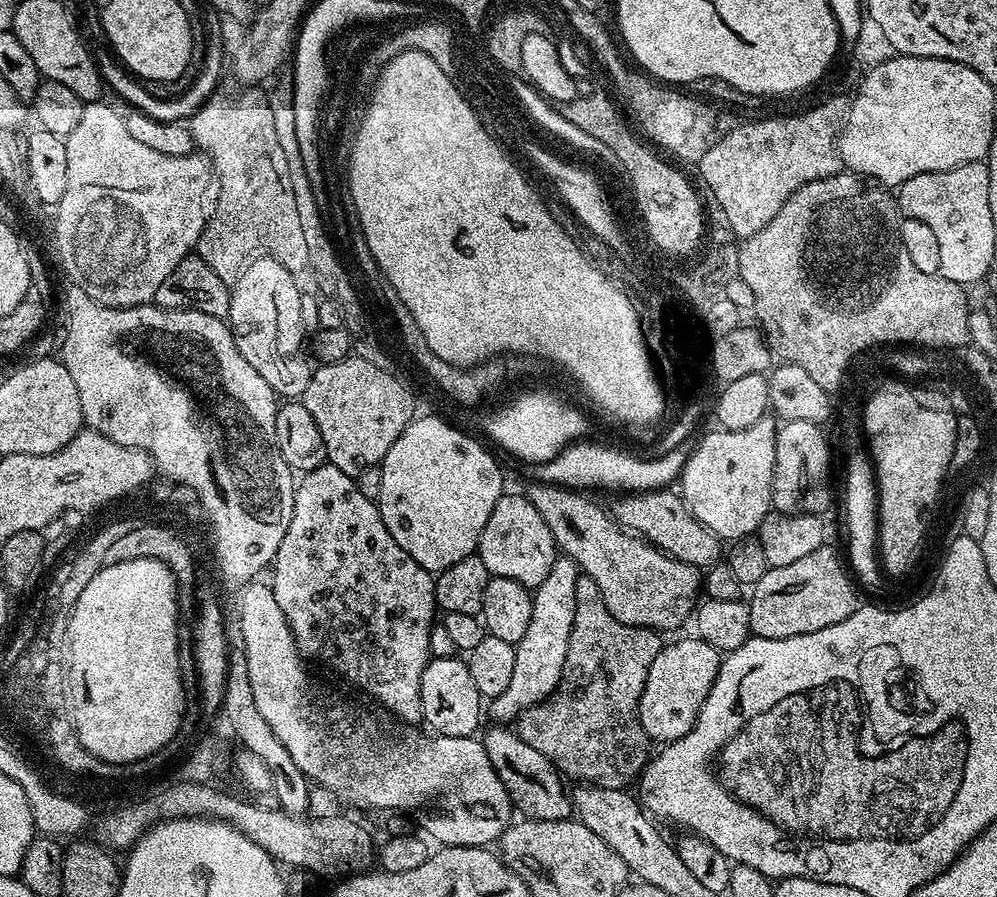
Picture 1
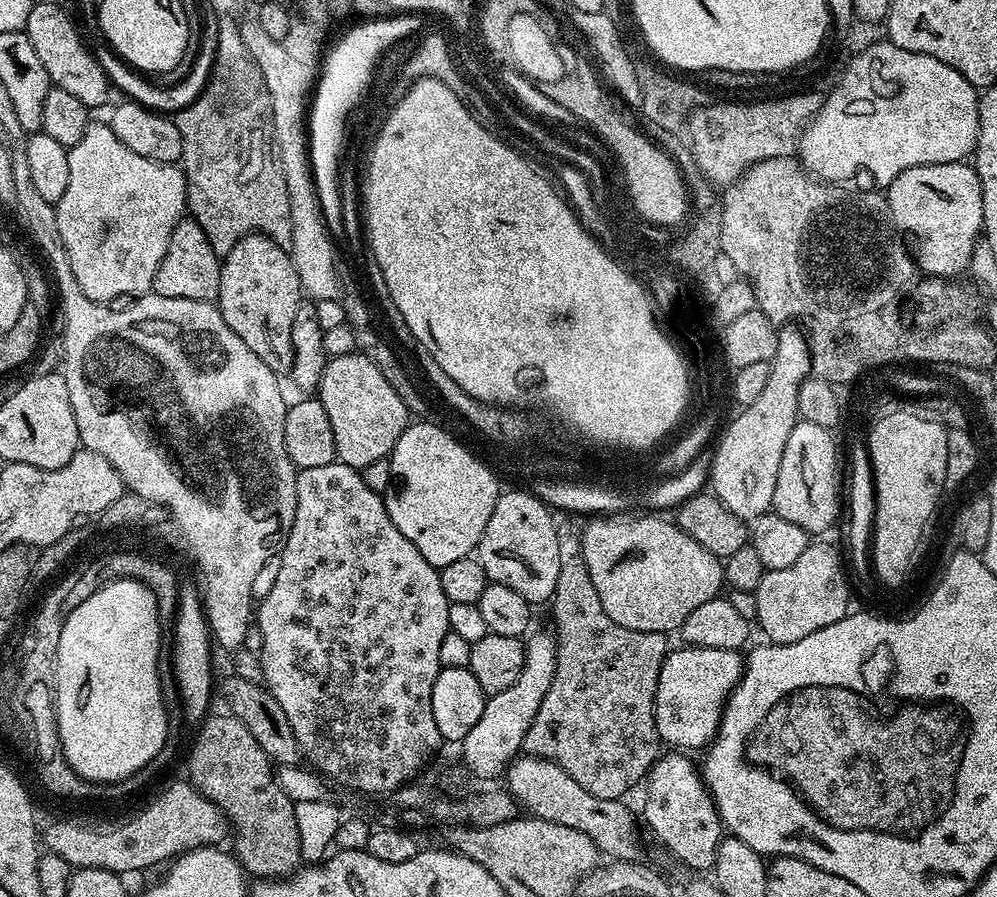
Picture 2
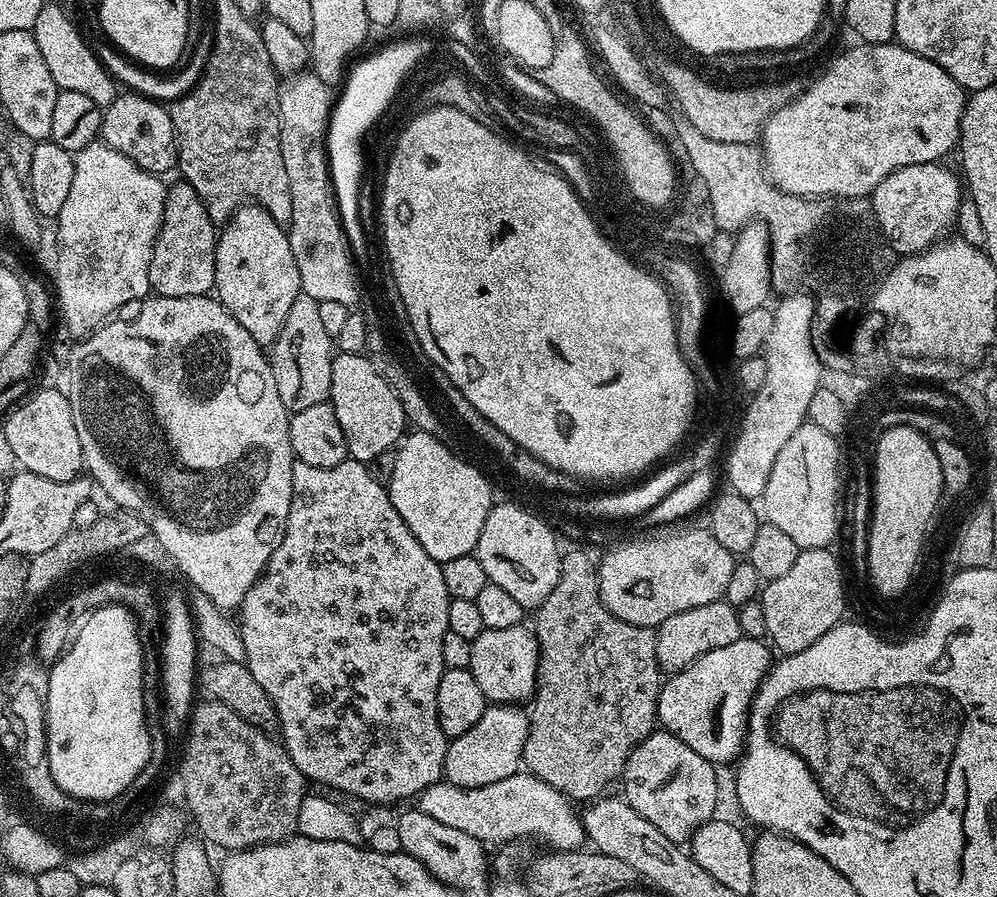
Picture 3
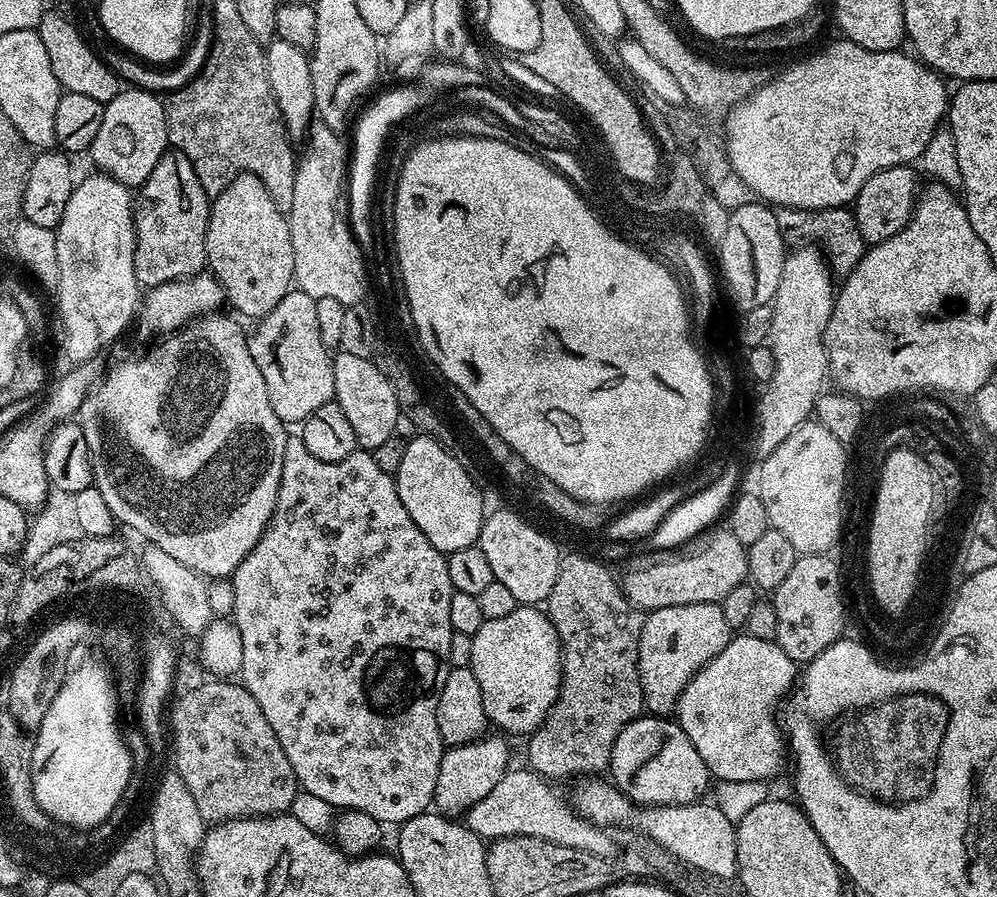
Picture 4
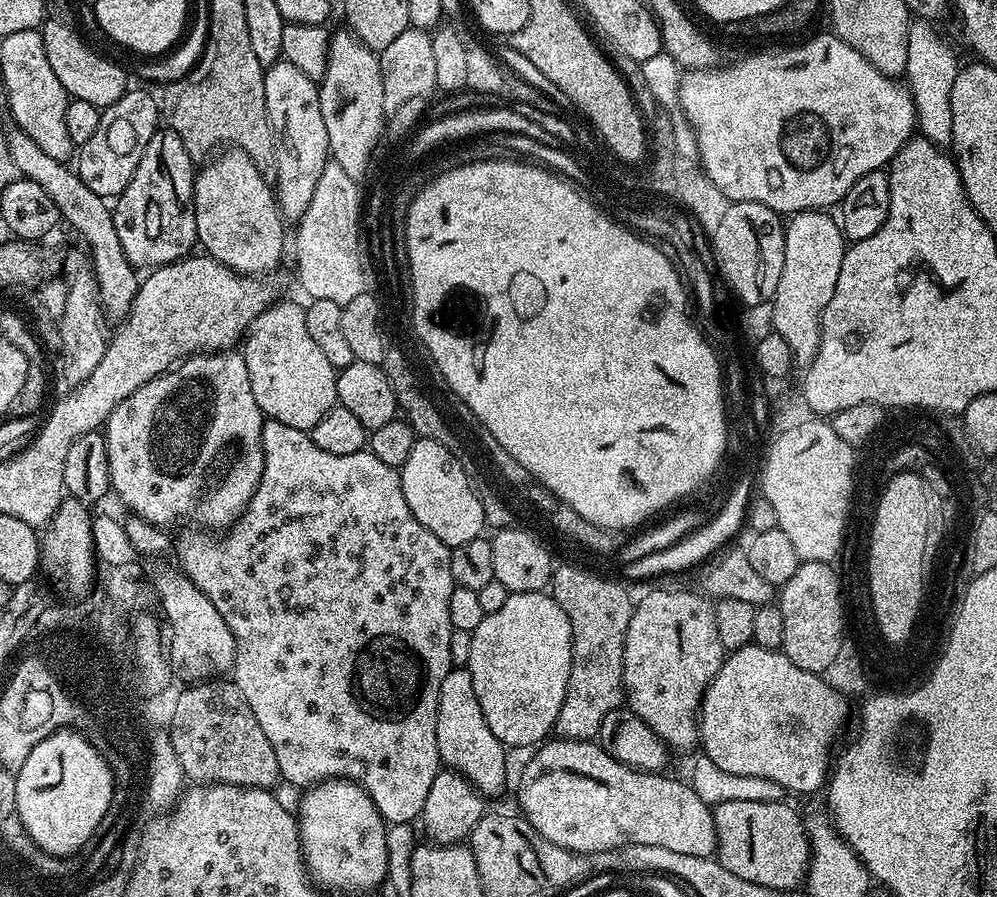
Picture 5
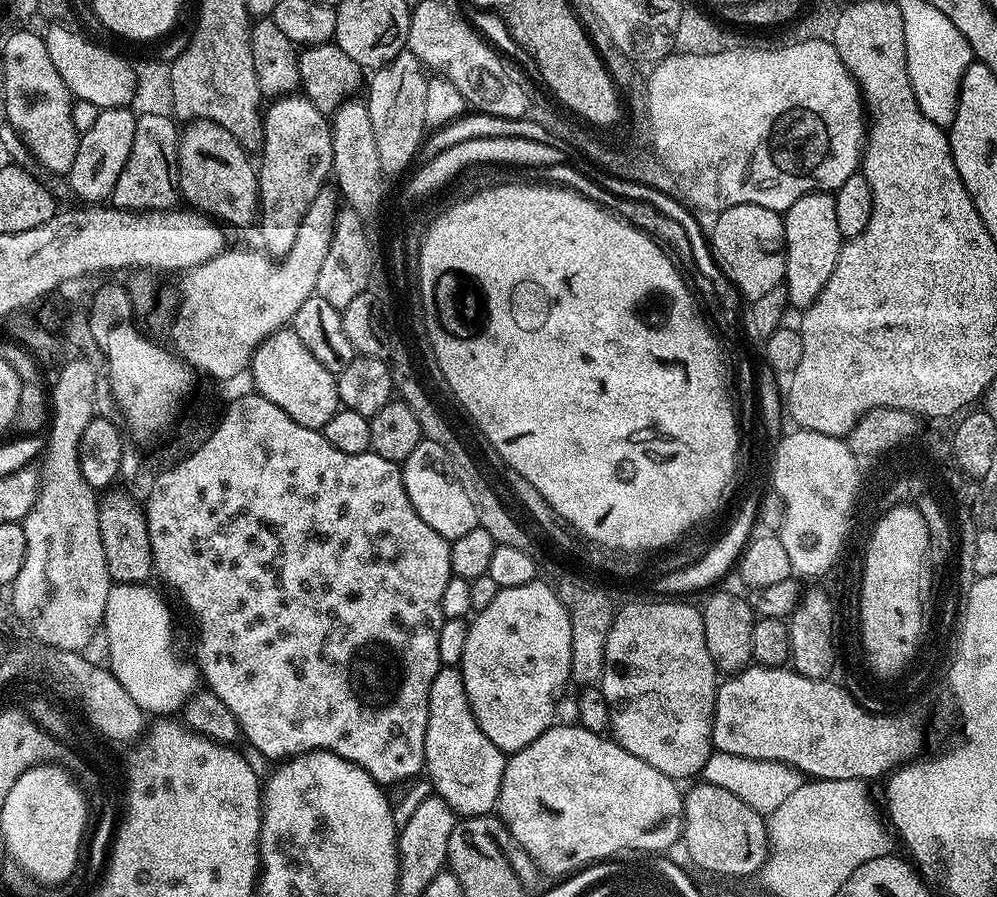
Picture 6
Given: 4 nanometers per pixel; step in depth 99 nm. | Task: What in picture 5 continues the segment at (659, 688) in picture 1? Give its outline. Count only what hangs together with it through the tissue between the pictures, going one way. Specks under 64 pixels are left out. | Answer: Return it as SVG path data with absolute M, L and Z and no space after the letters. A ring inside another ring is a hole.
M753 643L731 649L700 702L699 747L703 755L708 756L718 770L726 770L726 774L770 778L770 782L778 782L788 794L816 792L819 788L821 791L830 775L832 743L848 720L847 702L824 679L823 675L794 666L782 650Z

